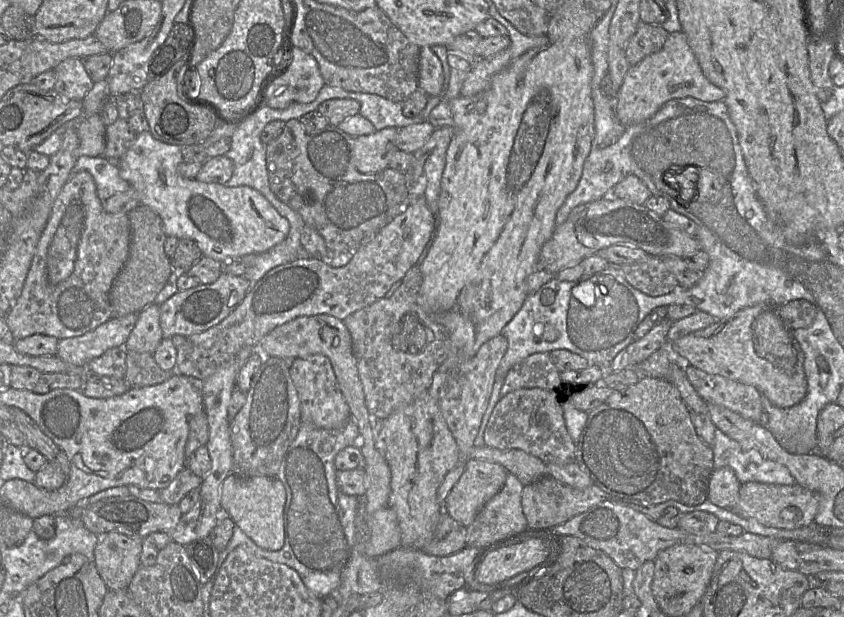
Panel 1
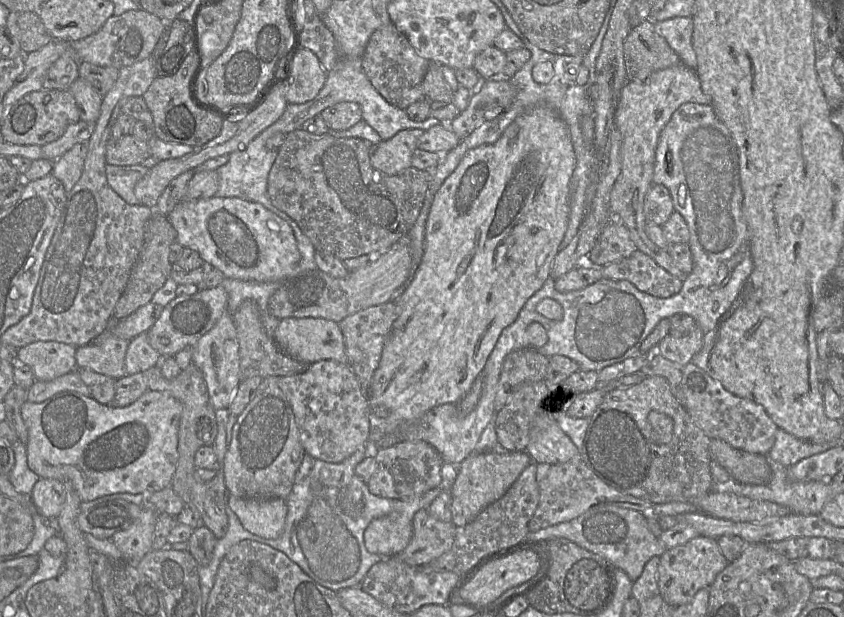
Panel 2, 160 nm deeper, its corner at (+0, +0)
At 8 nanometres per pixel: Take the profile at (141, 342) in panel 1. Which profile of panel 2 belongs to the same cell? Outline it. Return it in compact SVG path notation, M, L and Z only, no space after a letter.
M147 333L129 341L126 351L126 375L141 373L153 366L161 367L162 356L150 345Z

